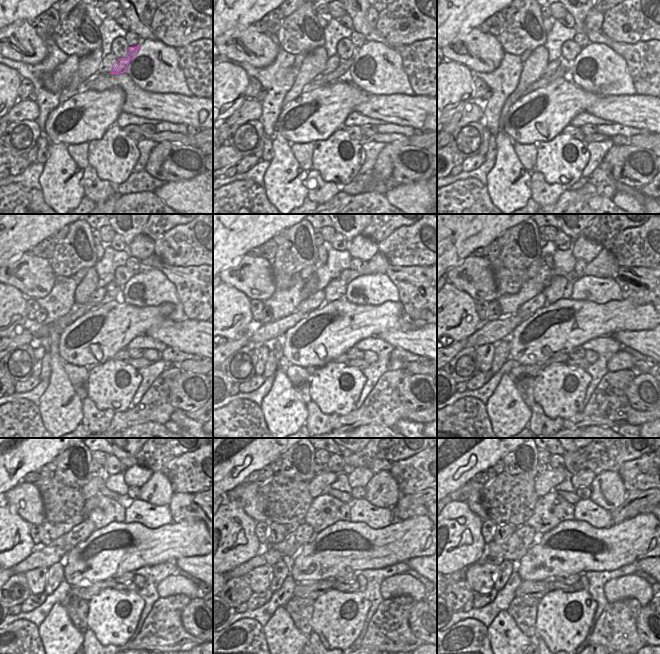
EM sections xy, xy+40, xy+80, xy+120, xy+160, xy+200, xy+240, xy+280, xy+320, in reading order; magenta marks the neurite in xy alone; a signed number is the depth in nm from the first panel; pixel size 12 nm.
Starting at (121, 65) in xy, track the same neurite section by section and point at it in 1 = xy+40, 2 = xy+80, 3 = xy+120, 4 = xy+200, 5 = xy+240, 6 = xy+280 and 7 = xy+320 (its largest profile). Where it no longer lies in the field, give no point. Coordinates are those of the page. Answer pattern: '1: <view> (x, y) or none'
1: xy+40 (321, 80)
2: xy+80 (565, 65)
3: xy+120 (77, 311)
4: xy+200 (492, 332)
5: xy+240 (46, 556)
6: xy+280 (269, 556)
7: xy+320 (457, 575)

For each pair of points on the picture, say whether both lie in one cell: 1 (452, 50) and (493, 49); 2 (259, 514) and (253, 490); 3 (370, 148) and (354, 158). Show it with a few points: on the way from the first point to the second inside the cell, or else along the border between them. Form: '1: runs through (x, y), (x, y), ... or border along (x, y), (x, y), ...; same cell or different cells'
1: runs through (462, 50), (483, 50); same cell
2: runs through (255, 508), (253, 496); same cell
3: border along (362, 144), (364, 163), (357, 173); different cells

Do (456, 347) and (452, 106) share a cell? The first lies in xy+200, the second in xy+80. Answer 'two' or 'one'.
two

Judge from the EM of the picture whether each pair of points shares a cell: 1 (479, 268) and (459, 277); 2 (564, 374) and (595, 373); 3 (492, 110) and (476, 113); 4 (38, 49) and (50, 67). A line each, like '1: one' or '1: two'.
1: one
2: two
3: two
4: two

